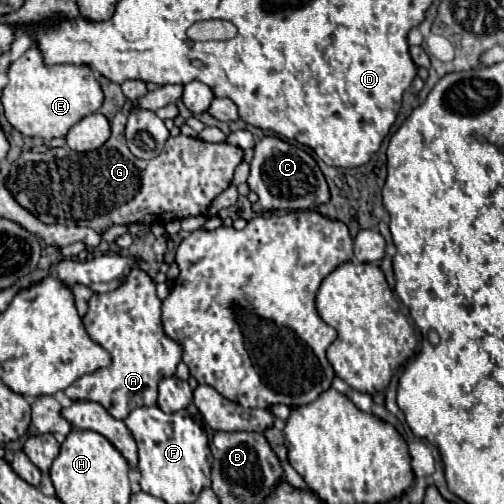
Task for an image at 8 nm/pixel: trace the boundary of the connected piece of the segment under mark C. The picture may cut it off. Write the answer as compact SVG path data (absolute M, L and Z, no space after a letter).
M264 137L254 147L254 157L250 163L248 177L250 191L258 195L258 207L272 211L298 211L298 209L316 209L330 199L326 179L314 161L314 157L298 145L282 141L280 137Z

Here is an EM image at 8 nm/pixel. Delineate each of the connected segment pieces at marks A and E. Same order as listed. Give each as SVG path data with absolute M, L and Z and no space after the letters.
M136 265L118 289L94 293L82 321L88 335L94 341L102 341L102 347L112 355L112 365L78 377L64 393L72 401L96 401L116 419L126 419L136 407L154 405L158 399L158 381L172 377L182 359L182 345L166 337L162 329L160 307L162 301L156 297L156 283Z
M30 47L8 67L8 85L2 91L2 105L10 125L24 137L54 139L66 137L72 125L102 107L102 89L94 71L86 65L44 65L36 47Z

